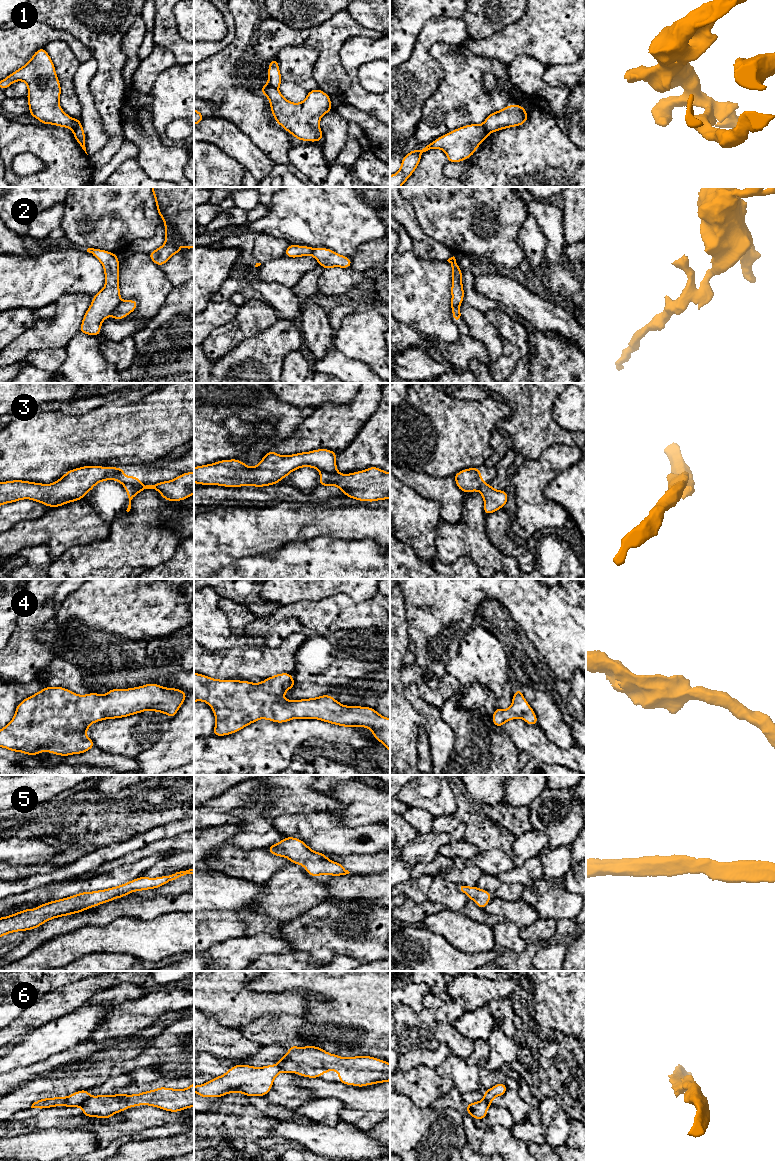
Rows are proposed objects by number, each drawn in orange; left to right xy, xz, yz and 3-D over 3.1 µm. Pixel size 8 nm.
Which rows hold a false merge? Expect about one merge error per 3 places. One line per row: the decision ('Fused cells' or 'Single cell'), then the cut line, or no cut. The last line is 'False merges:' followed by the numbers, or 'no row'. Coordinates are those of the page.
1: Single cell. No split
2: Fused cells. Split along xy (121, 301), (110, 314)
3: Fused cells. Split along xy (124, 484), (143, 485)
4: Single cell. No split
5: Single cell. No split
6: Fused cells. Split along xy (89, 1096), (78, 1106)
False merges: 2, 3, 6

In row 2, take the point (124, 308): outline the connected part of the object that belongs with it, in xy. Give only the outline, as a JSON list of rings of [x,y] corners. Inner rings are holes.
[[[125,300],[121,301],[115,308],[114,312],[111,314],[116,320],[121,320],[127,315],[132,313],[137,307],[137,300]]]

